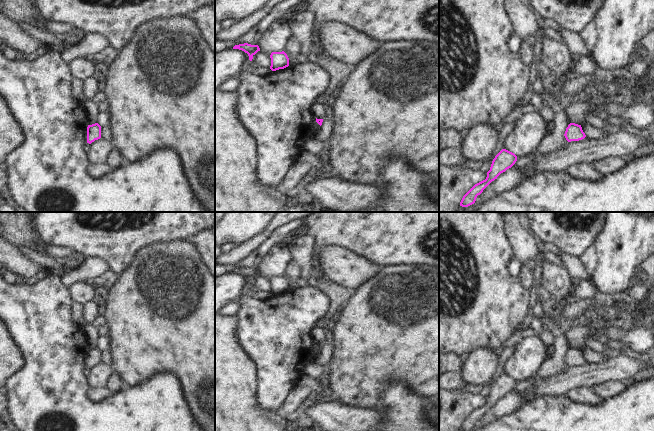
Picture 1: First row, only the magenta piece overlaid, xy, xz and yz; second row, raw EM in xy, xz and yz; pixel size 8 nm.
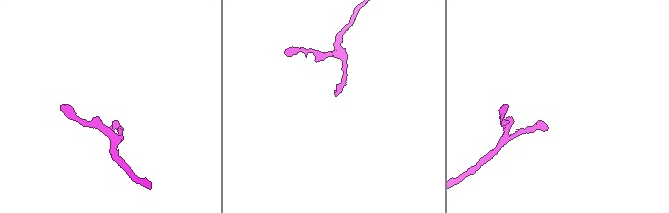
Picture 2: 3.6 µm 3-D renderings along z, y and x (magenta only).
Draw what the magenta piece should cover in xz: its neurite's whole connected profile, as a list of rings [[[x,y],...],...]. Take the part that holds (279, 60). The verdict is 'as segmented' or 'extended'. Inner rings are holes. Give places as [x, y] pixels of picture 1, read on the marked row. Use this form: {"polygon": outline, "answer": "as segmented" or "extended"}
{"polygon": [[[282,51],[282,52],[272,52],[271,55],[270,55],[270,58],[271,58],[270,69],[272,71],[284,69],[284,68],[289,66],[289,58],[284,51]]], "answer": "as segmented"}

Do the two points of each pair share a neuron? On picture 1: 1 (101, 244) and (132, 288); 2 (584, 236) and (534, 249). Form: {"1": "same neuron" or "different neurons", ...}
{"1": "different neurons", "2": "different neurons"}

